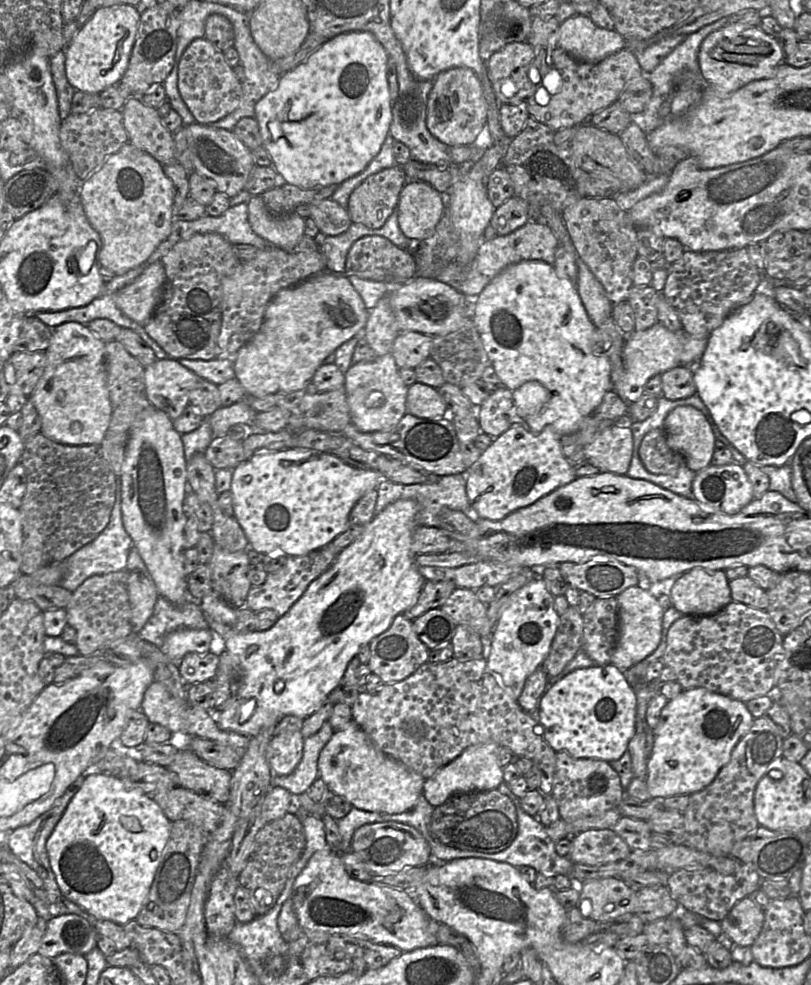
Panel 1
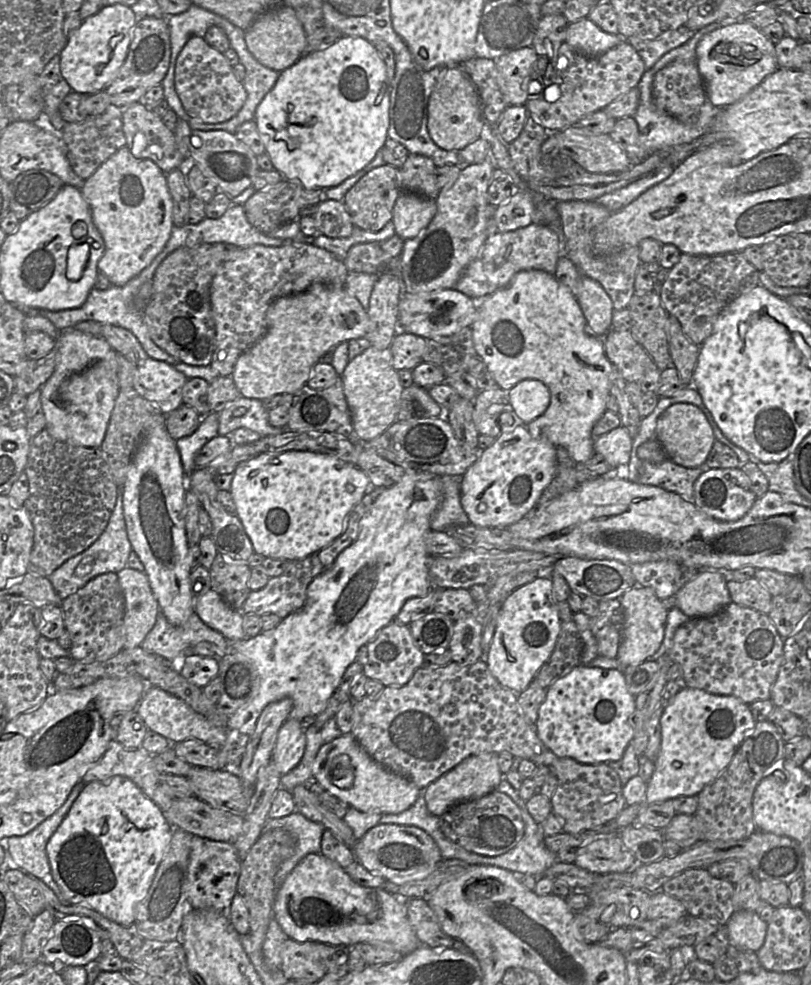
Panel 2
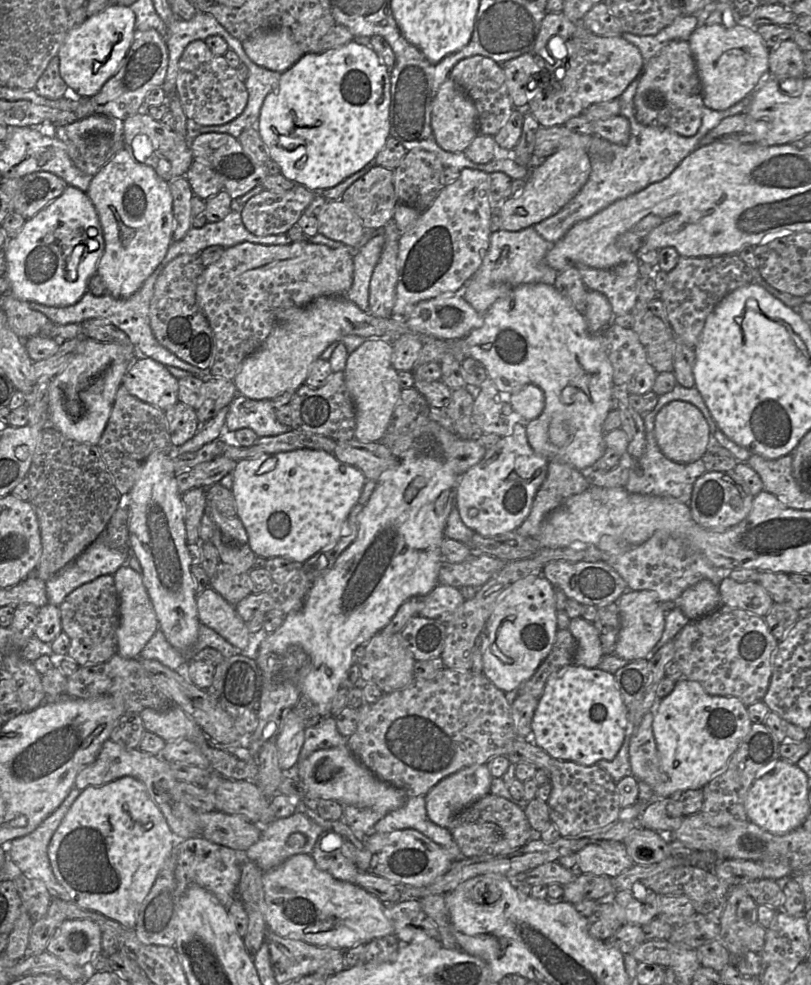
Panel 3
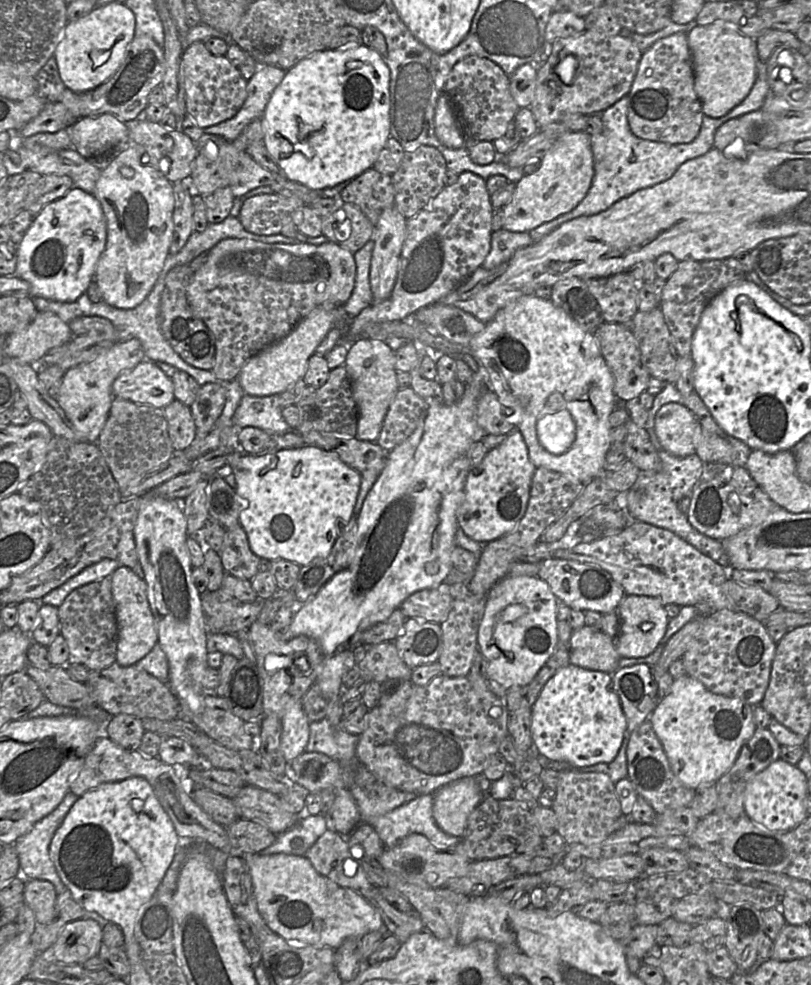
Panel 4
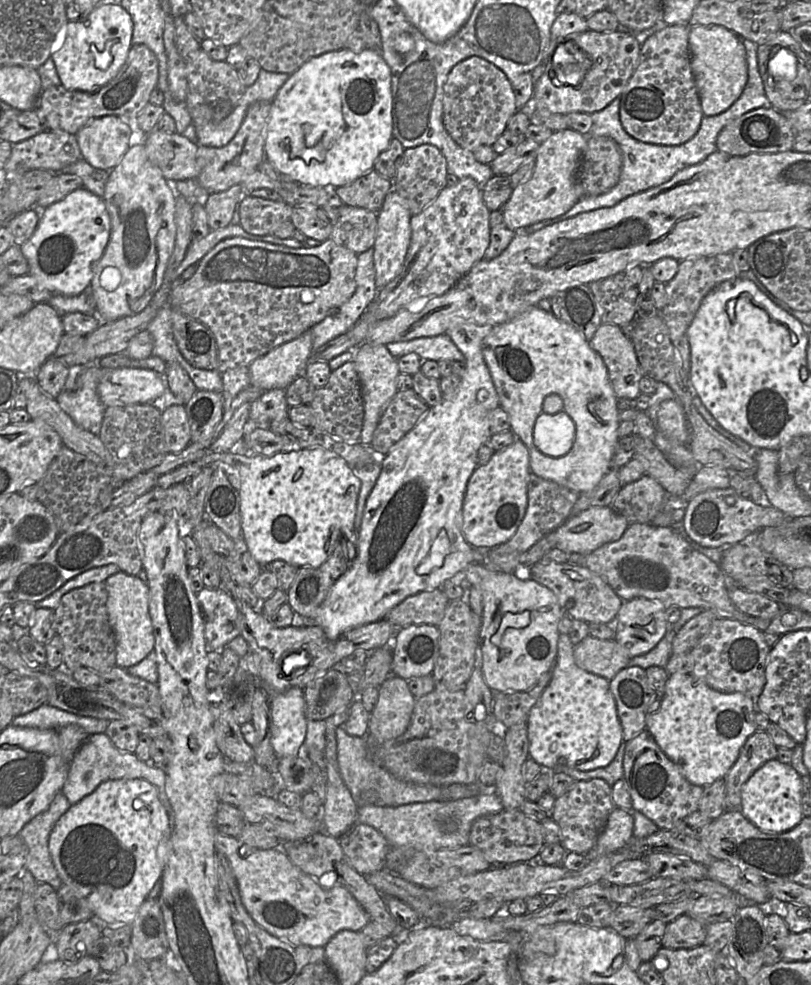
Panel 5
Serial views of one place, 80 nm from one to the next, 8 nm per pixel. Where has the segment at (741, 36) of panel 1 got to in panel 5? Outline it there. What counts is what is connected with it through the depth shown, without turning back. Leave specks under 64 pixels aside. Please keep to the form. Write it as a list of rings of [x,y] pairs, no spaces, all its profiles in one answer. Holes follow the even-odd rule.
[[[720,25],[689,27],[690,64],[704,116],[727,110],[742,94],[747,83],[746,51],[742,39]]]

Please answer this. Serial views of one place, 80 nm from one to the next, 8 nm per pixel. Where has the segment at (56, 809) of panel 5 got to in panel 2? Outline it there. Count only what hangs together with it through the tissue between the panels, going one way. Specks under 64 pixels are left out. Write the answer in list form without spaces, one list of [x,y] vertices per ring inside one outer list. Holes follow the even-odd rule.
[[[78,782],[71,790],[63,805],[51,816],[45,819],[32,831],[23,836],[8,837],[8,851],[19,869],[31,877],[36,877],[48,886],[62,904],[72,904],[66,901],[64,895],[52,877],[50,864],[46,854],[46,844],[76,800],[84,783]]]

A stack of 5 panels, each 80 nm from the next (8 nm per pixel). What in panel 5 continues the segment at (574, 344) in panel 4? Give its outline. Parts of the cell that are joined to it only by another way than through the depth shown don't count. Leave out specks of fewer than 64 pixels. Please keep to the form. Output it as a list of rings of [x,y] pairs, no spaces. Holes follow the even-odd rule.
[[[535,306],[509,322],[494,326],[483,340],[482,351],[499,396],[500,406],[509,415],[511,430],[529,450],[531,472],[579,493],[593,489],[612,469],[612,458],[620,439],[617,432],[620,412],[617,407],[618,397],[610,383],[608,369],[590,342],[570,324]],[[563,410],[575,422],[575,441],[566,455],[552,457],[537,447],[534,427],[541,413],[555,414]]]

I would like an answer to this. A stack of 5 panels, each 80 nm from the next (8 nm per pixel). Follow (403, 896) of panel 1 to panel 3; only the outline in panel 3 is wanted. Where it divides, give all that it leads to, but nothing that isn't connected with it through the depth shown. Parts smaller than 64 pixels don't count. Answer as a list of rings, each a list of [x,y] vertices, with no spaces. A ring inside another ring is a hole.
[[[310,854],[289,857],[279,866],[264,872],[262,880],[267,928],[283,938],[346,951],[357,944],[394,934],[393,925],[385,914],[384,902],[357,884],[338,880],[320,870]]]

